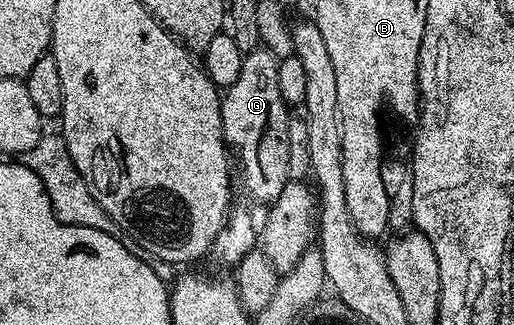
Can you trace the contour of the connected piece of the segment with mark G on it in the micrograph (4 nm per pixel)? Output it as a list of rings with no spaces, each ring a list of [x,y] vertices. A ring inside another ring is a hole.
[[[263,49],[249,50],[244,57],[244,68],[234,81],[234,85],[223,92],[220,105],[220,116],[224,122],[224,142],[234,156],[234,194],[230,199],[230,210],[224,228],[218,232],[212,242],[211,258],[225,263],[228,269],[235,268],[246,253],[257,246],[262,225],[266,225],[266,213],[270,213],[272,203],[278,201],[282,189],[288,184],[288,121],[290,108],[282,101],[278,93],[278,77],[275,72],[278,61],[272,54]]]

